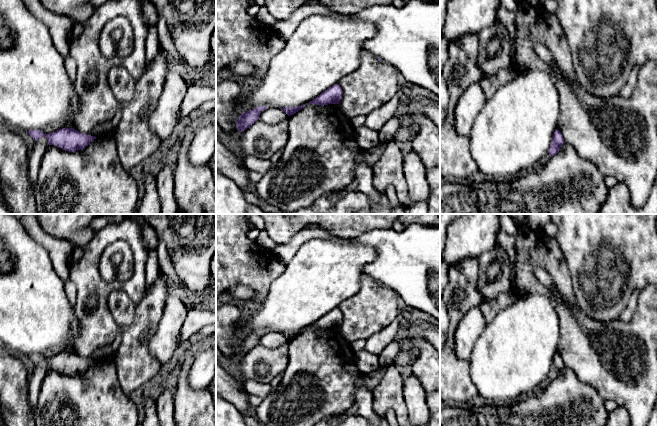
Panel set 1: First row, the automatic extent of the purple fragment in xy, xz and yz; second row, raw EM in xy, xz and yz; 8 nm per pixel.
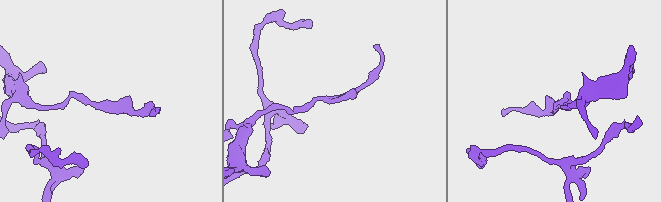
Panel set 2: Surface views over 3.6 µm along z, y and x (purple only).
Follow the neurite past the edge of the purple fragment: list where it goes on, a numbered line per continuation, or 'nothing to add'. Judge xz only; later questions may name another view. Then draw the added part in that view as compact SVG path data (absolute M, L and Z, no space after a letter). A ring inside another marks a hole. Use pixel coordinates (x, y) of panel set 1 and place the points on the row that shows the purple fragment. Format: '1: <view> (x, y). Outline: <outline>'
nothing to add

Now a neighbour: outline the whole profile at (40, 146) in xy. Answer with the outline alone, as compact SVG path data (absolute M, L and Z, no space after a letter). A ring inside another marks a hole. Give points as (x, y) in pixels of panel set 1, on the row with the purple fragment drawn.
M45 136L35 140L34 142L33 150L29 156L28 163L28 175L32 187L34 187L37 182L41 160L49 146L48 139Z

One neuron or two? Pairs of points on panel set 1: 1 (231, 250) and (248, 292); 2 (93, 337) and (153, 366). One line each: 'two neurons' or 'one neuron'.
1: two neurons
2: two neurons

